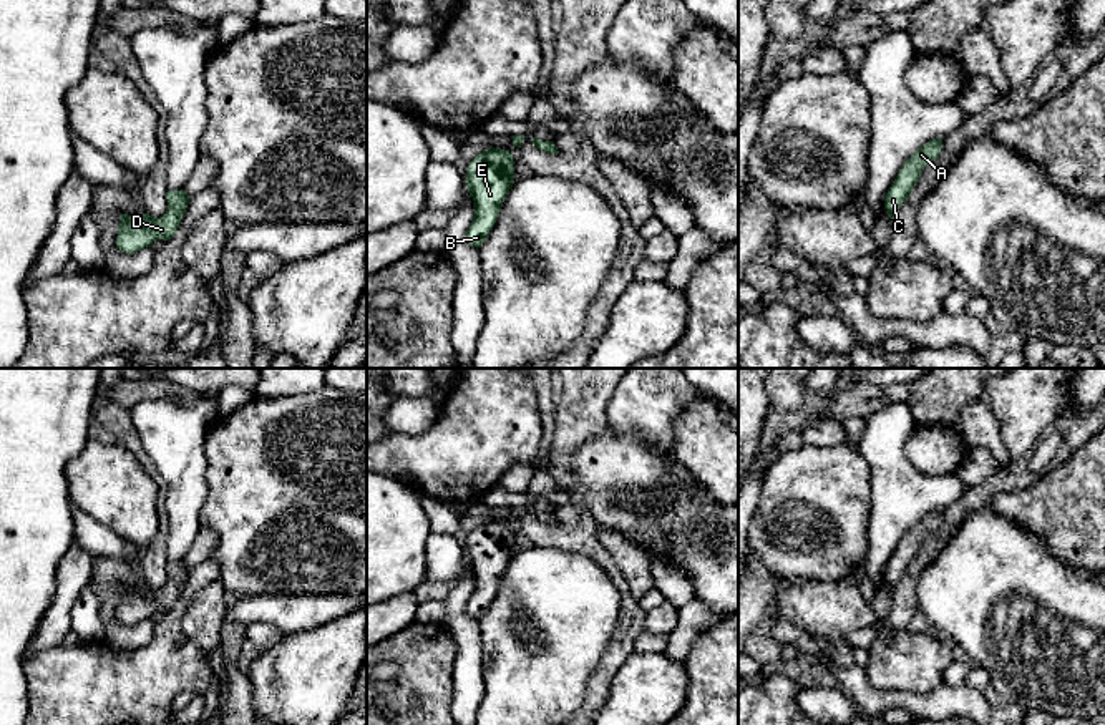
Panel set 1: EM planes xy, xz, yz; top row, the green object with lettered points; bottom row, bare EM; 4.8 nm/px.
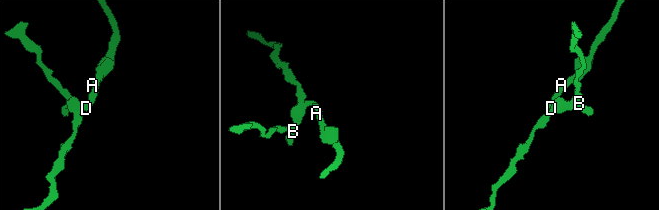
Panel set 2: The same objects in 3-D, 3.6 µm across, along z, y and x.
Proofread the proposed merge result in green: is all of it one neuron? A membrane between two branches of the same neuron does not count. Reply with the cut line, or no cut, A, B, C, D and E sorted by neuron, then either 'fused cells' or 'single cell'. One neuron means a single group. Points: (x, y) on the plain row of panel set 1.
cut none; groups A B C D E; single cell

